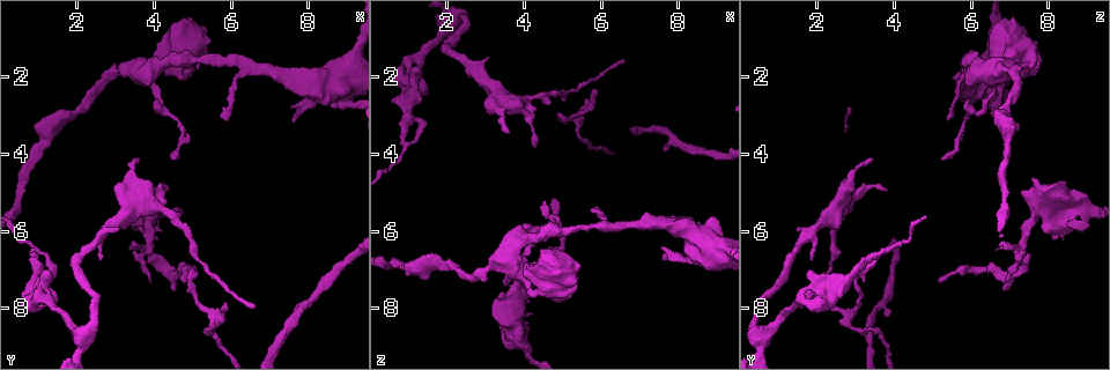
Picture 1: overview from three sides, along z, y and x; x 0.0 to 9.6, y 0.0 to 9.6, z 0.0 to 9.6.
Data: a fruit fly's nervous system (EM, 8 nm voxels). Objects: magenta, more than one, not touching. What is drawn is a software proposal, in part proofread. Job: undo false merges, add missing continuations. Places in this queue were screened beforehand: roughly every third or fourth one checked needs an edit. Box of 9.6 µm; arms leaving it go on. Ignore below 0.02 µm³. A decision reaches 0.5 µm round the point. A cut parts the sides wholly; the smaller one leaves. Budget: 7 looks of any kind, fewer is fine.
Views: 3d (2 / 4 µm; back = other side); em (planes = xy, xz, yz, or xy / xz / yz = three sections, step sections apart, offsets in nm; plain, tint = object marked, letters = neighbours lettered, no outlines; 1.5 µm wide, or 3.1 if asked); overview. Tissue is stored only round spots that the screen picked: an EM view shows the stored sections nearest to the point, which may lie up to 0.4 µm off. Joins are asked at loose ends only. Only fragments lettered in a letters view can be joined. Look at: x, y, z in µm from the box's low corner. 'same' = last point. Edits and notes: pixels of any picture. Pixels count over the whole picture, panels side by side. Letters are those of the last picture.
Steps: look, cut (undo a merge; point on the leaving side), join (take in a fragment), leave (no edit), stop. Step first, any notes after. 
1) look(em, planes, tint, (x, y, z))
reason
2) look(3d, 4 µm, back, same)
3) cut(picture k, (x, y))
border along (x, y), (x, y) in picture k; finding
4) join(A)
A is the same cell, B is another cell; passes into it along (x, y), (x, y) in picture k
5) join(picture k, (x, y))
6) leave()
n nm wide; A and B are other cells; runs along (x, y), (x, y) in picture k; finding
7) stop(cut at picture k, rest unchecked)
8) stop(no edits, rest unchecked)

look(3d, 2 µm, (4.85, 7.35, 5.20))
thin end

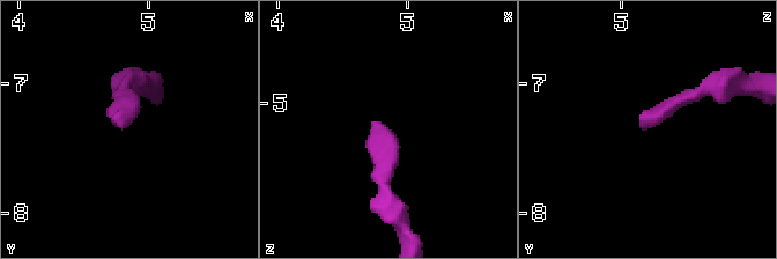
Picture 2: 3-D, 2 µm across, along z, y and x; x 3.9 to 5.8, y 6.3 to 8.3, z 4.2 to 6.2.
look(em, yz, step 8, letters, (4.84, 7.30, 5.16))
need the tissue

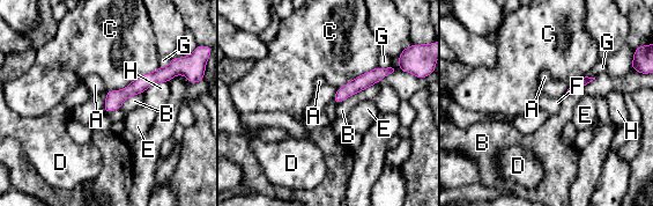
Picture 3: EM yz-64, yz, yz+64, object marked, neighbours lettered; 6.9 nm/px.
look(em, planes, letters, same)
another direction

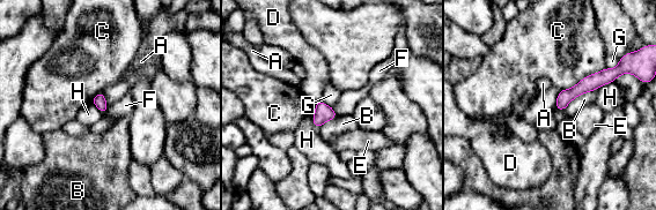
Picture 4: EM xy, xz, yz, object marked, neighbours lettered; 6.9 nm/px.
leave()
C touches over 340 nm; A, B, C, D, E, F, G and H are other cells; runs along (614, 72), (577, 89), (558, 105) in picture 4; none of them fits

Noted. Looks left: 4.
look(em, planes, letters, (3.65, 4.15, 3.45))
an open end

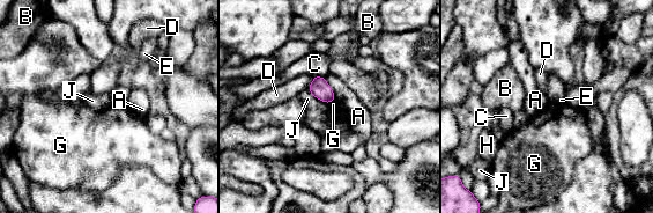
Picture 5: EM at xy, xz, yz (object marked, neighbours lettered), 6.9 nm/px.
leave()
140 nm wide; A, B, C, D, E, G, H and J are other cells; border along (325, 78), (335, 100) in picture 5; none of them fits

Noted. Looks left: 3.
look(3d, 4 µm, (4.10, 1.75, 7.60))
an open end

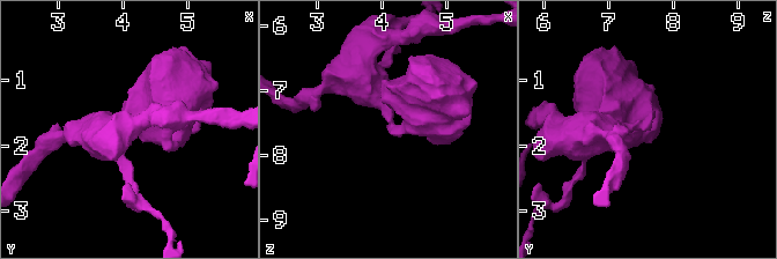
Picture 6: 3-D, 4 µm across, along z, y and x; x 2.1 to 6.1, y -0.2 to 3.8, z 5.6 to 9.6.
look(em, planes, letters, (4.10, 1.75, 7.55))

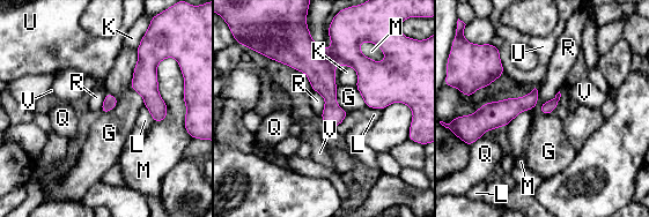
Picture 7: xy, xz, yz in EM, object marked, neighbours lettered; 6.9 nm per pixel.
leave()
G, K, L, M, Q, R, U and V are other cells; border along (537, 89), (537, 103), (507, 126) in picture 7; none of them fits

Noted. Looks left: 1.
stop(no edits, rest unchecked)

